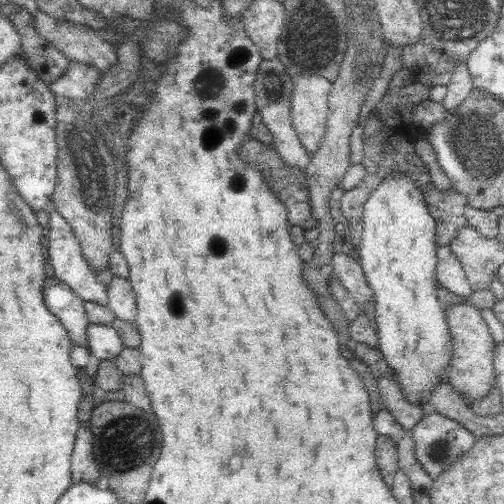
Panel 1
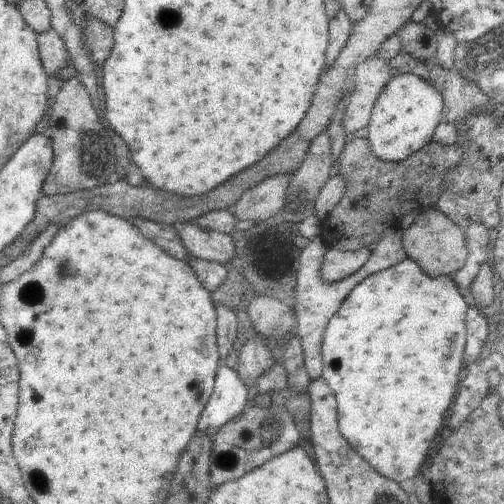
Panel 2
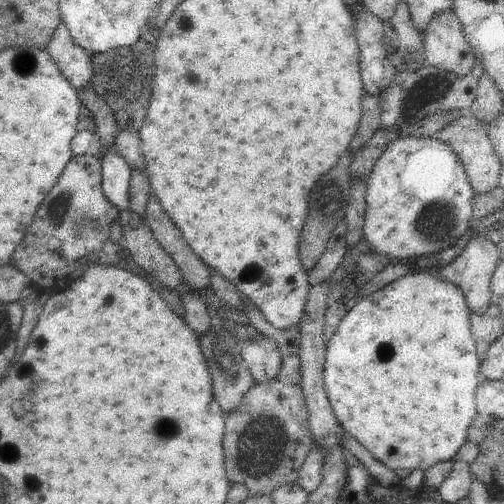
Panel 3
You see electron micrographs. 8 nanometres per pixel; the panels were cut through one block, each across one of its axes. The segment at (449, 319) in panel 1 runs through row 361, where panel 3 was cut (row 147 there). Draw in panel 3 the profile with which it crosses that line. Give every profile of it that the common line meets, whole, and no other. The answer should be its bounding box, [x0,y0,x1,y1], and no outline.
[433,116,501,194]

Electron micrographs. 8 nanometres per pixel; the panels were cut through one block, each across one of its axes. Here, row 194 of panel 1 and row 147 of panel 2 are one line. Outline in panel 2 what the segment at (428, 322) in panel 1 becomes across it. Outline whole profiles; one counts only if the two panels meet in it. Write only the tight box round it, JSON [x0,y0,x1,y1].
[367,74,443,162]

